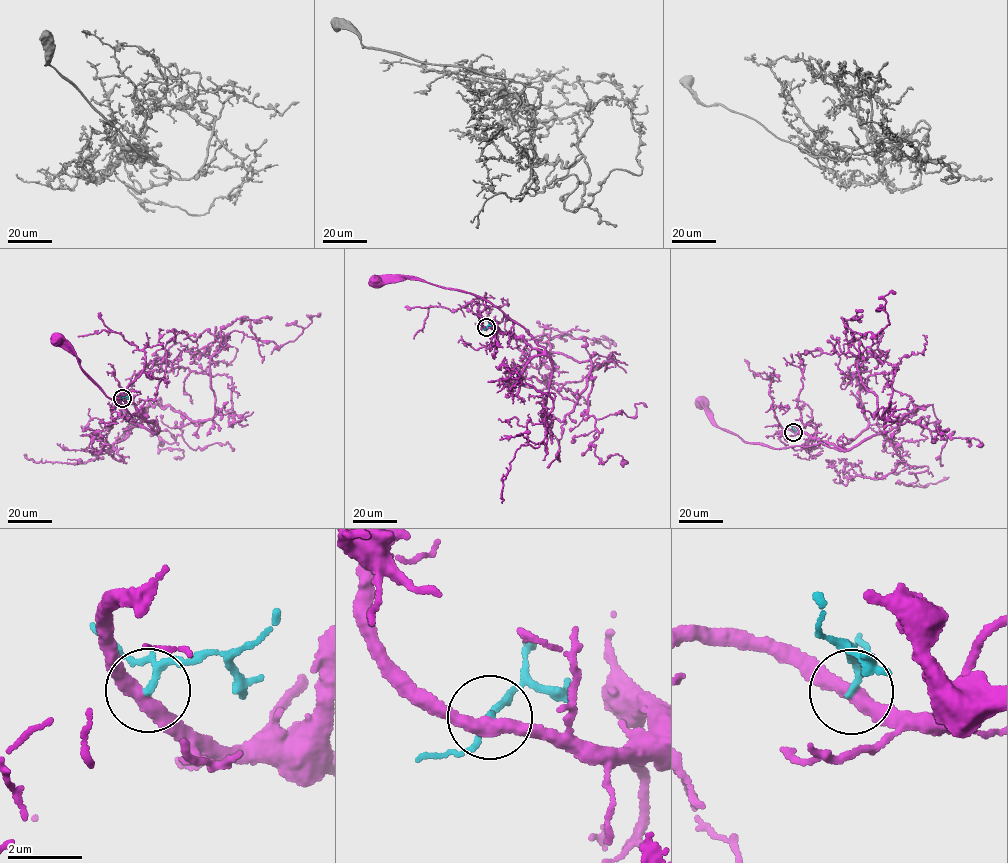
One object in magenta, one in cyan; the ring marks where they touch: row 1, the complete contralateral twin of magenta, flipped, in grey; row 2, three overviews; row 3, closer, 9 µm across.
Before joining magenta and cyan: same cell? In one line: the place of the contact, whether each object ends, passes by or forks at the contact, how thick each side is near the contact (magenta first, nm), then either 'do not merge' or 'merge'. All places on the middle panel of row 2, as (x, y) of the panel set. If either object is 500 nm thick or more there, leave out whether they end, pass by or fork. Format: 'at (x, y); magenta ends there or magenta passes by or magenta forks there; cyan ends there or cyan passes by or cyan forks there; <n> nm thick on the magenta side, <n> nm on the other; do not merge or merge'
at (486, 327); magenta passes by; cyan passes by; 380 nm thick on the magenta side, 140 nm on the other; do not merge

